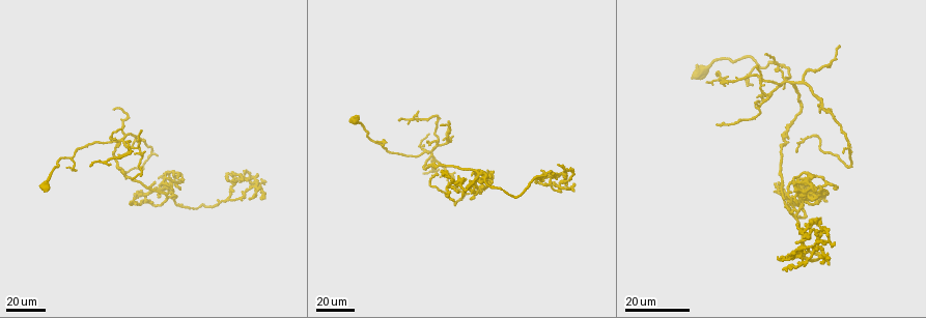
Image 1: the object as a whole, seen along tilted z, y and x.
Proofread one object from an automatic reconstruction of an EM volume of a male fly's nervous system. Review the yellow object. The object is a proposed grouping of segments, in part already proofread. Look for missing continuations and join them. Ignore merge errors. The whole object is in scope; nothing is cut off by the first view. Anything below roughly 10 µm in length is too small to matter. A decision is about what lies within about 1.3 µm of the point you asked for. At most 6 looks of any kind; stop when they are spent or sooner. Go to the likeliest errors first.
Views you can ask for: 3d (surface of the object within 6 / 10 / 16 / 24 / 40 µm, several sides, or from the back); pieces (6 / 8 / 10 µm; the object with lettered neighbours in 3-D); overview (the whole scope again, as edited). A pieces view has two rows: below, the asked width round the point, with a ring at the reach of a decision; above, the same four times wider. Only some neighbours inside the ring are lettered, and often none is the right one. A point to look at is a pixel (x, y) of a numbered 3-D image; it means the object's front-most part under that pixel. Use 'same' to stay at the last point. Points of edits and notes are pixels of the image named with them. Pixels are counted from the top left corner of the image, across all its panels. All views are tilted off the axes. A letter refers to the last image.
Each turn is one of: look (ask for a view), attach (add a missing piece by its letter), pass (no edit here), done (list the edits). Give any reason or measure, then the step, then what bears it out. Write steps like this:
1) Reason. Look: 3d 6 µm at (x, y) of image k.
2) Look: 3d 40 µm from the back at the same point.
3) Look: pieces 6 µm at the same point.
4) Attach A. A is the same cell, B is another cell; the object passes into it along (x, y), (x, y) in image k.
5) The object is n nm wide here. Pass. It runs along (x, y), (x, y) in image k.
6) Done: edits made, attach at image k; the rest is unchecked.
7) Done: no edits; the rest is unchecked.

Thin end. Look: 3d 24 µm at (112, 108) of image 1.

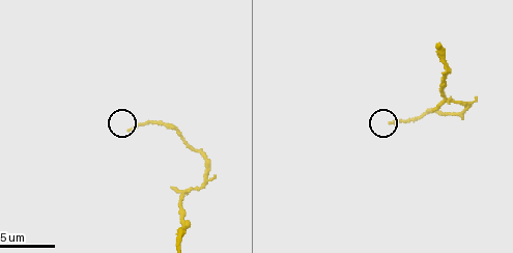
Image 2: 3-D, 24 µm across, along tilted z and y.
What lies round it. Look: pieces 6 µm at (128, 128) of image 2.

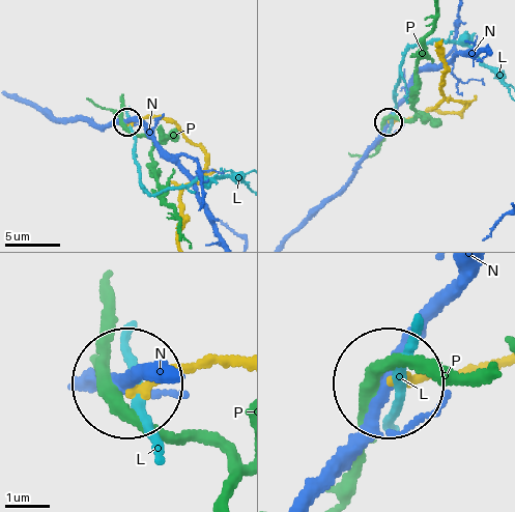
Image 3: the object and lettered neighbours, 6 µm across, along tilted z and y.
Pass. L, N and P are other cells; no lettered piece goes on from it.

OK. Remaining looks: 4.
Free end. Look: 3d 24 µm at (821, 256) of image 1.

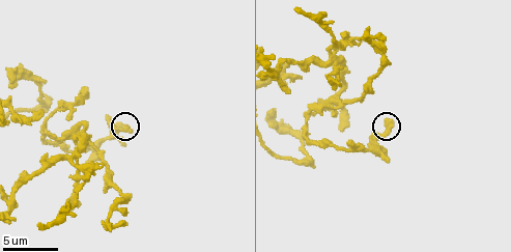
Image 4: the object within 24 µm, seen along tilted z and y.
Look: pieces 10 µm at (391, 119) of image 4.

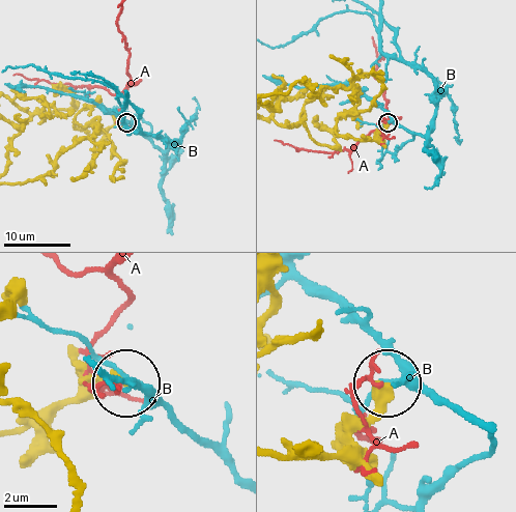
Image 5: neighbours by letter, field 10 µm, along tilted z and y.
Pass. A and B are other cells; it runs along (277, 451), (348, 445), (385, 385) in image 5; no lettered piece goes on from it.

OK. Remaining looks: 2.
Free end. Look: 3d 24 µm at (797, 150) of image 1.

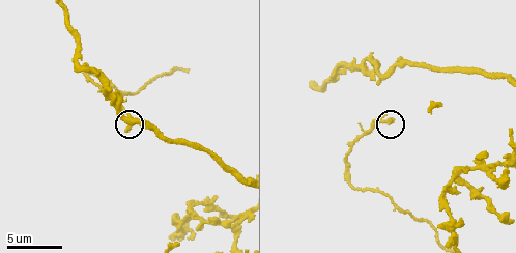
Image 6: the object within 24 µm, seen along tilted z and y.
Look: pieces 10 µm at (388, 121) of image 6.

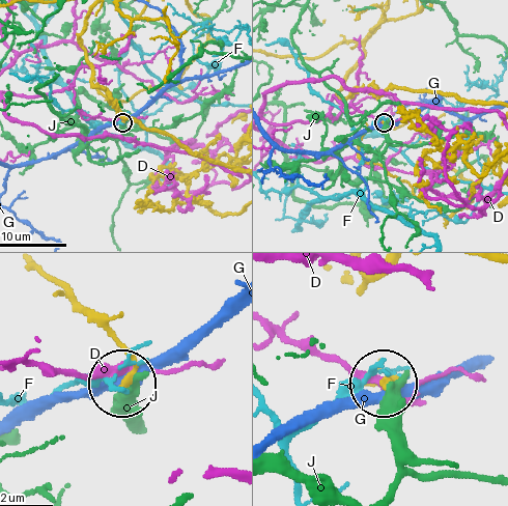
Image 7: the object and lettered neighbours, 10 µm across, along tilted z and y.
Pass. D, F, G and J are other cells; it runs along (39, 272), (122, 346), (132, 361), (125, 380) in image 7; no lettered piece goes on from it.

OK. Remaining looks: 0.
Done: no edits; the rest is unchecked.

